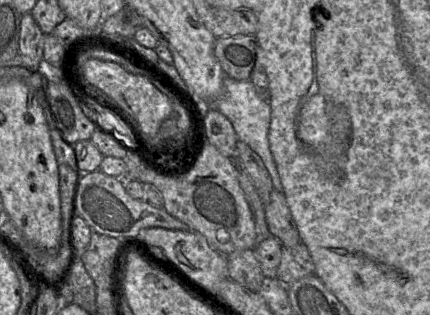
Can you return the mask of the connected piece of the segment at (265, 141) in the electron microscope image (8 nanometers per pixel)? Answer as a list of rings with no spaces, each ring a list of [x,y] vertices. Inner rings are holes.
[[[226,77],[223,82],[221,95],[205,109],[216,109],[231,122],[237,137],[247,144],[262,159],[267,168],[275,190],[283,193],[283,185],[269,147],[269,126],[271,121],[270,104],[261,99],[250,80],[239,81]]]

